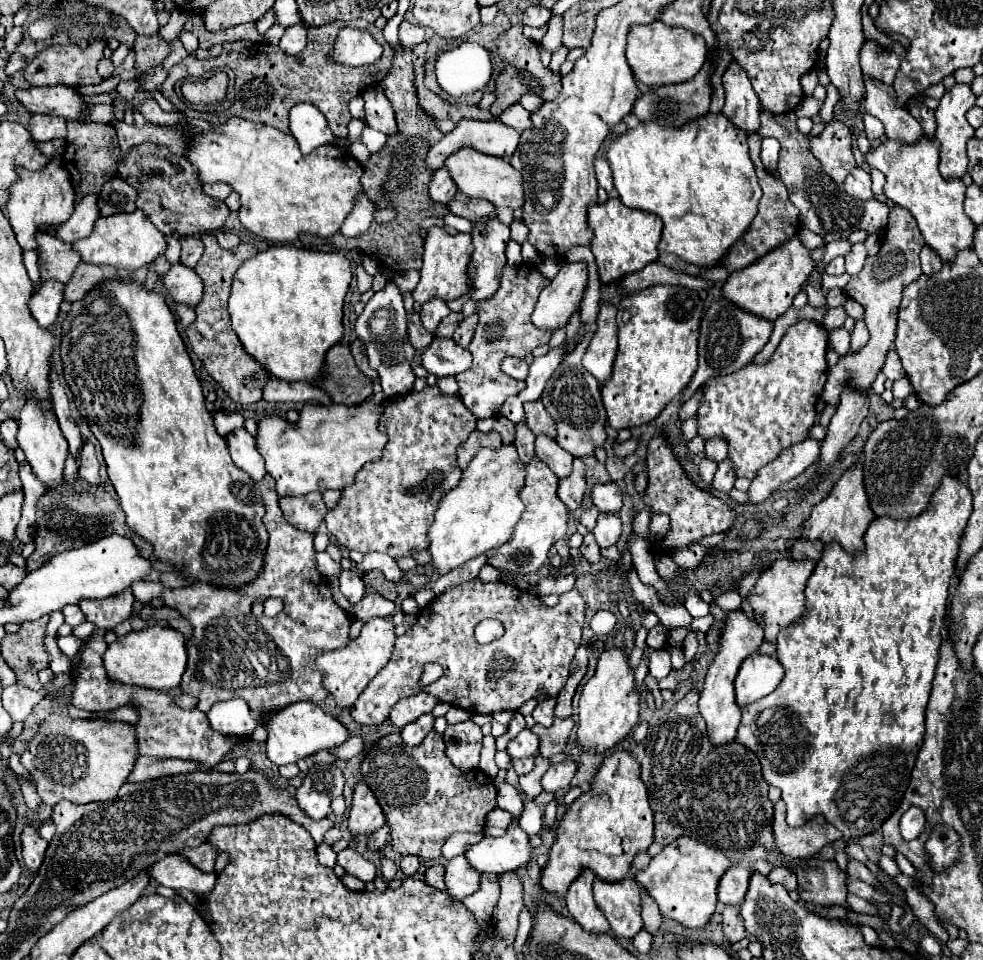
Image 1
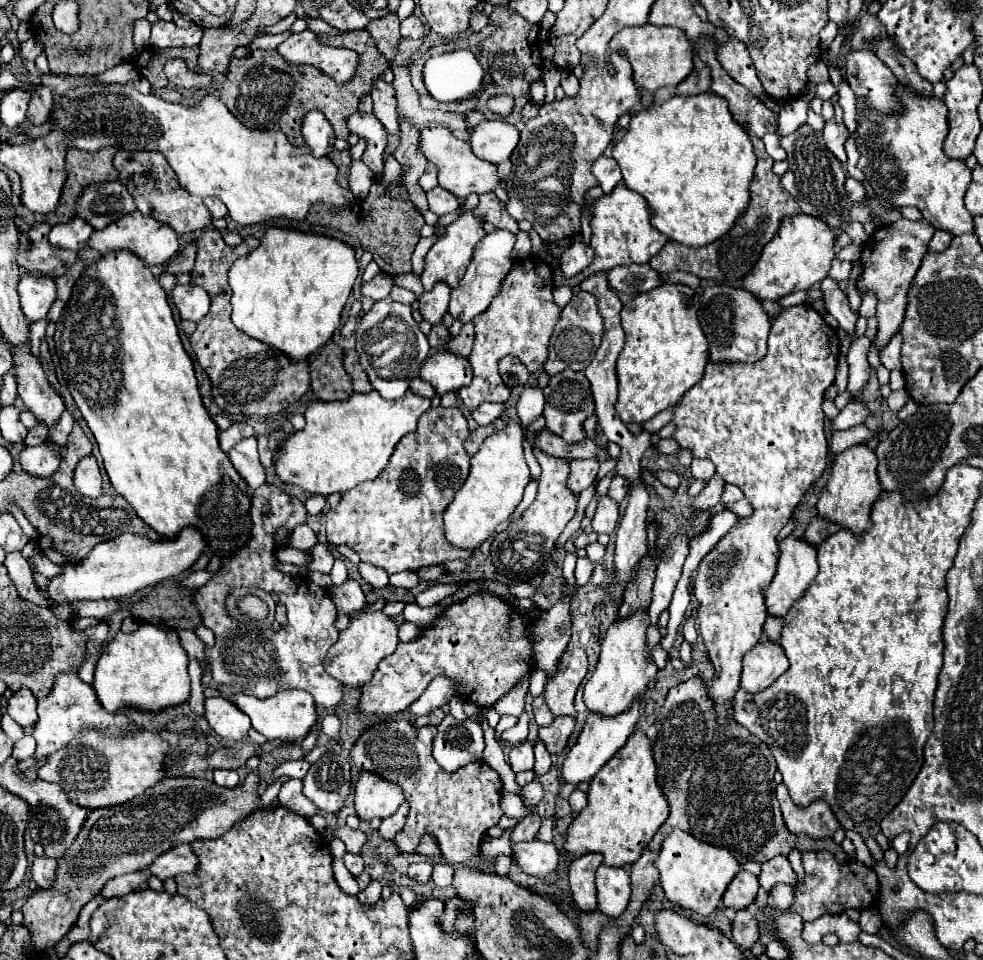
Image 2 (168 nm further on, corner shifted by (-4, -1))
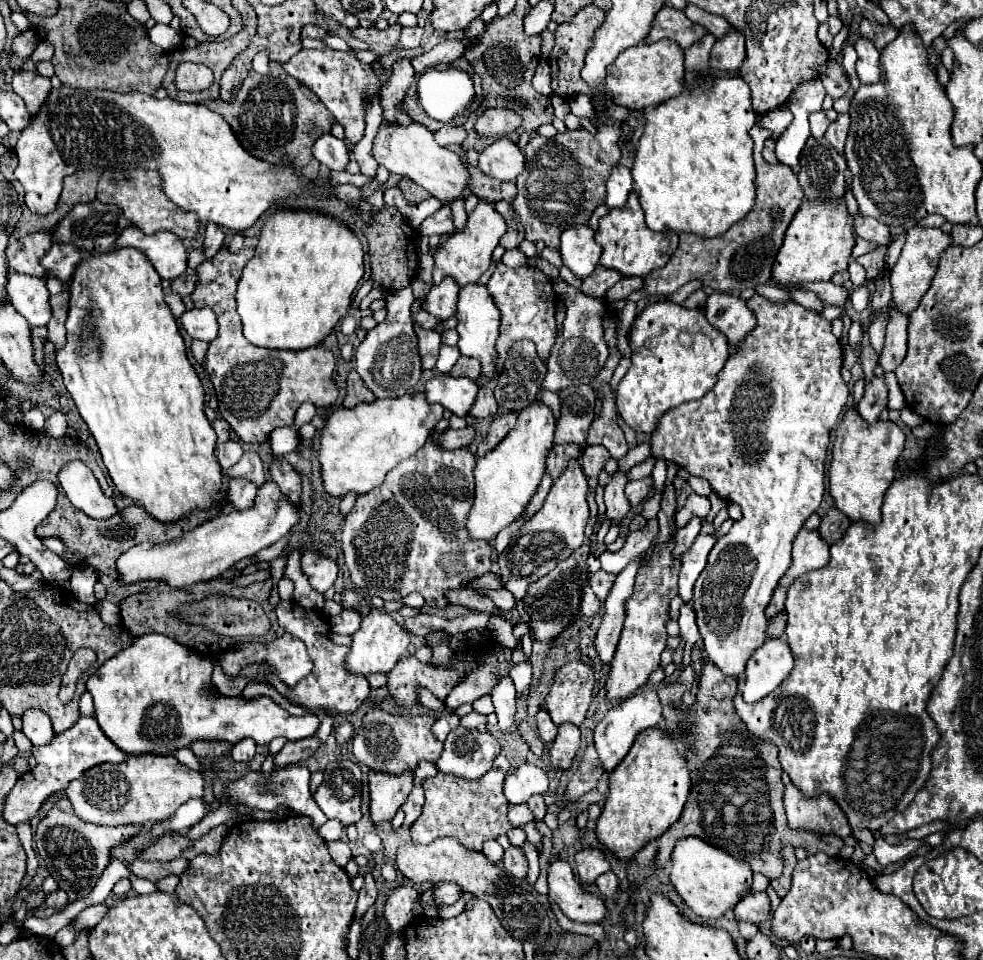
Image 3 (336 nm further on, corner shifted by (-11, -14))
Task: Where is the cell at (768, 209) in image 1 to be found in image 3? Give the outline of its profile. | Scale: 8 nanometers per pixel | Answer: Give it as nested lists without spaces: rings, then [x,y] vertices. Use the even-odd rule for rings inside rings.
[[[757,116],[757,124],[751,128],[751,138],[755,140],[753,156],[755,156],[755,168],[757,168],[757,178],[755,178],[757,200],[755,200],[753,210],[739,224],[735,224],[725,236],[719,236],[717,240],[699,240],[697,236],[683,236],[683,234],[679,234],[679,238],[681,238],[679,248],[675,250],[675,254],[671,256],[671,260],[663,268],[651,272],[645,278],[645,290],[641,292],[641,296],[645,296],[645,294],[665,294],[667,296],[667,294],[679,290],[683,284],[687,284],[691,280],[701,280],[705,288],[711,288],[715,292],[729,292],[729,294],[739,294],[745,288],[755,288],[759,284],[767,284],[769,282],[771,266],[773,266],[775,256],[777,256],[777,252],[779,252],[779,248],[783,244],[785,230],[789,228],[795,212],[799,210],[799,206],[803,202],[803,190],[799,188],[797,176],[791,172],[789,166],[769,164],[767,160],[763,160],[763,156],[761,156],[763,140],[767,140],[771,136],[771,132],[767,128],[763,128],[759,124],[759,120],[761,120],[761,116]]]

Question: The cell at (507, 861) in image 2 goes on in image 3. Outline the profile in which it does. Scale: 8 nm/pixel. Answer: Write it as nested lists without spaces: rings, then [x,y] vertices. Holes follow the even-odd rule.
[[[511,846],[509,850],[505,850],[503,868],[505,868],[505,872],[507,872],[509,878],[515,878],[515,880],[523,880],[525,878],[525,874],[527,874],[527,862],[523,858],[521,848]]]

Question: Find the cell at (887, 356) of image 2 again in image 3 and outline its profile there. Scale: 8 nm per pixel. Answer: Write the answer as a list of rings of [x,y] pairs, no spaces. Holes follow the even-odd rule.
[[[891,304],[889,312],[891,320],[887,324],[887,336],[885,336],[885,348],[879,356],[879,366],[885,372],[893,372],[907,356],[907,316],[895,316],[895,308]]]

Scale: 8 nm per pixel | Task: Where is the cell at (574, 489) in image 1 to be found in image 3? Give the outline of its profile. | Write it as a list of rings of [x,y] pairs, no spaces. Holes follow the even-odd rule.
[[[587,446],[585,452],[583,452],[583,458],[581,458],[583,474],[587,478],[597,478],[609,458],[611,456],[609,456],[609,452],[603,446]]]

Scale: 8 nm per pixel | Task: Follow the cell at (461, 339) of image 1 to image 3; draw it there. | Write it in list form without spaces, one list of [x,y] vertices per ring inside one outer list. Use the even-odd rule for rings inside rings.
[[[461,356],[457,360],[457,364],[453,366],[453,370],[451,370],[453,376],[465,376],[465,378],[471,378],[471,380],[477,380],[479,372],[481,372],[479,360],[477,358],[469,358],[469,356]]]

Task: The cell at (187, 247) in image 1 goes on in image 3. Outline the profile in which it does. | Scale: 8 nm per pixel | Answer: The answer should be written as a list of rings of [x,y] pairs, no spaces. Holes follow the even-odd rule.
[[[187,268],[183,276],[179,276],[179,278],[175,278],[175,280],[171,282],[171,290],[177,292],[179,296],[187,296],[187,294],[193,292],[195,282],[197,282],[197,272],[195,272],[193,268]]]

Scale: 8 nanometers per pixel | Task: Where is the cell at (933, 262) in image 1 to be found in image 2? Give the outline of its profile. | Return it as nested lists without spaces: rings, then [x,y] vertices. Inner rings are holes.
[[[936,231],[930,241],[930,251],[944,251],[950,241],[952,241],[952,235],[948,235],[948,231]]]

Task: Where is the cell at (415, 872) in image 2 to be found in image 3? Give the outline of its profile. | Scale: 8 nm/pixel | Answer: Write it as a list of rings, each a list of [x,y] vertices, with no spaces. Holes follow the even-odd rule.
[[[443,882],[433,884],[431,890],[433,890],[435,902],[439,902],[439,904],[453,904],[459,900],[459,896],[463,892],[457,884],[443,884]]]

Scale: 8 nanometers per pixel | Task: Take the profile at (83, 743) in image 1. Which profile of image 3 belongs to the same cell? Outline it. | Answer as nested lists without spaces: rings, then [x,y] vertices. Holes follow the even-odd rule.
[[[139,754],[123,764],[97,764],[81,778],[71,780],[65,794],[79,818],[99,826],[149,824],[171,818],[175,810],[191,798],[201,798],[205,780],[201,772],[191,770],[173,756]]]

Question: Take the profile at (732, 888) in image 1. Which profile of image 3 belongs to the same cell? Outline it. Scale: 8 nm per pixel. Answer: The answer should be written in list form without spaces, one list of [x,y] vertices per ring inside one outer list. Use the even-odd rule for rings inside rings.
[[[749,892],[747,896],[743,896],[743,900],[735,906],[733,912],[735,912],[737,920],[761,924],[763,920],[767,920],[767,916],[771,912],[767,892]]]

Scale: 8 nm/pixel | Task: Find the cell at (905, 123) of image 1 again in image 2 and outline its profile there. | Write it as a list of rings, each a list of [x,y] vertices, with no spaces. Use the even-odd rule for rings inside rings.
[[[872,51],[846,53],[846,81],[856,93],[858,109],[866,109],[866,105],[878,113],[900,109],[900,103],[894,99],[896,77]]]

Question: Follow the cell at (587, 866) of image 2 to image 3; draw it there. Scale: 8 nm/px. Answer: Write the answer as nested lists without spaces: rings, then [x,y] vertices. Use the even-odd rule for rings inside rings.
[[[599,848],[577,852],[575,854],[575,862],[577,862],[577,876],[587,886],[595,884],[597,876],[601,876],[601,874],[611,870],[609,858]]]

